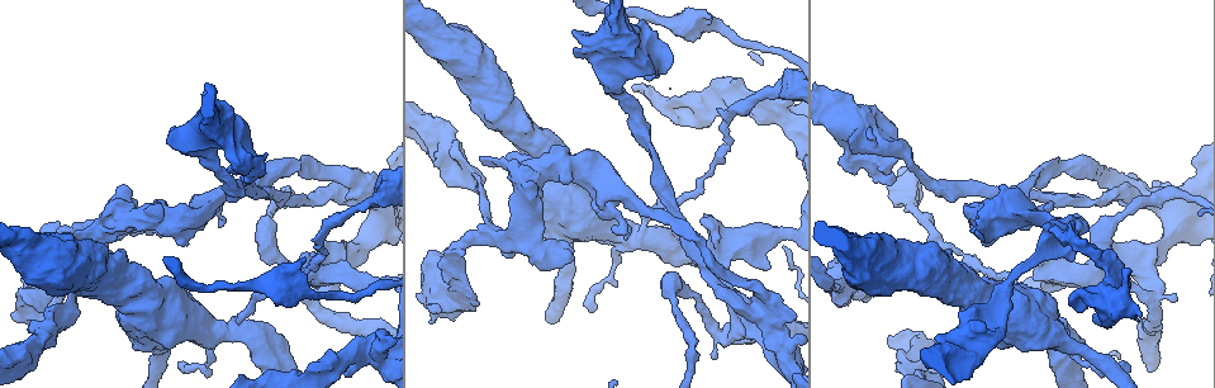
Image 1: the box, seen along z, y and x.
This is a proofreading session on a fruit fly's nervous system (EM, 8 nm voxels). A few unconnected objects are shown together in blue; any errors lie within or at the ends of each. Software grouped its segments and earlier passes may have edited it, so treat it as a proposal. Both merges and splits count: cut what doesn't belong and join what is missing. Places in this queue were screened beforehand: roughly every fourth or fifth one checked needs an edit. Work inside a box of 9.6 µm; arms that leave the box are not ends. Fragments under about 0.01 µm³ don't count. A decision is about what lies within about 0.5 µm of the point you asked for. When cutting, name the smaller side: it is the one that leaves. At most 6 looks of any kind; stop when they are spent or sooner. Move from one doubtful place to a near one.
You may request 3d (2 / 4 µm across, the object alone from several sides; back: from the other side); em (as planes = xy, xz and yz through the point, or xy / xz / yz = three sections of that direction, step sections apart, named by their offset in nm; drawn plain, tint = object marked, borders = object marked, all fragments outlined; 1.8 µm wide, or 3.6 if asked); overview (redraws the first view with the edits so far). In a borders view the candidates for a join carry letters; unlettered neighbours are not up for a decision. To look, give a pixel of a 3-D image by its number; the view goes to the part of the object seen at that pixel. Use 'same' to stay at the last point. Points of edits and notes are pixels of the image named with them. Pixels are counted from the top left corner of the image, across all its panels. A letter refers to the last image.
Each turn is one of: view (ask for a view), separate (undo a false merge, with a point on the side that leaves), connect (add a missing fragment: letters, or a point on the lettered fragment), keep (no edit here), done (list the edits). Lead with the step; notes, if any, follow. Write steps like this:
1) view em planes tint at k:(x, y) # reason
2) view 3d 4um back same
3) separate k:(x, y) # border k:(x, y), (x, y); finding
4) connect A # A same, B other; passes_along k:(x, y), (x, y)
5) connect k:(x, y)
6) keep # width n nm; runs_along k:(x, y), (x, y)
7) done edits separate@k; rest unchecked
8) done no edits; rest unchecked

view 3d 4um at 1:(305, 259) # free end

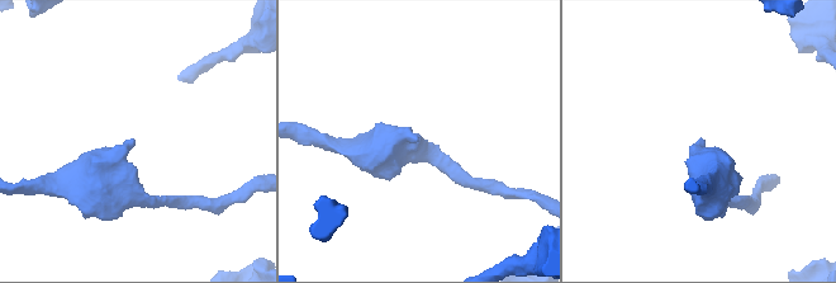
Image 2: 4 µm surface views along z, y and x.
view em 3.6um planes borders at 2:(413, 140) # need the tissue

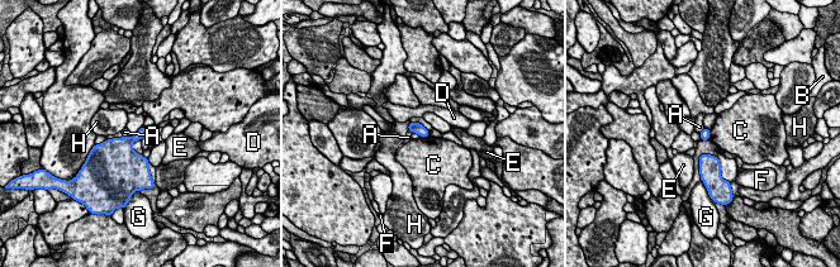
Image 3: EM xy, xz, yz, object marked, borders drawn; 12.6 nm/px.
keep # A other, B other, C other, D other, E other, F other, G other, H other; border 3:(430, 136), (421, 137); no lettered fragment goes on from it

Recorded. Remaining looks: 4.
view em xy step 8 tint at 1:(679, 213) # four-way junction

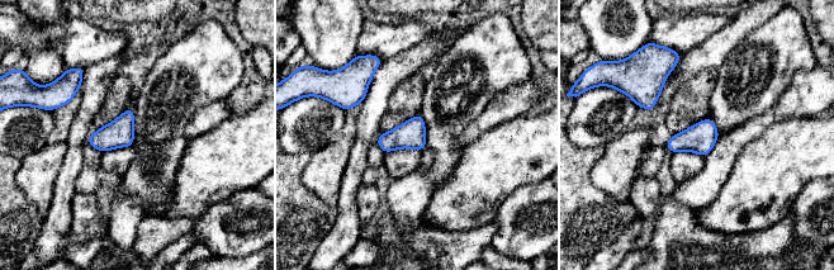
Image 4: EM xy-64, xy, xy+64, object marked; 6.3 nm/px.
view em planes tint same

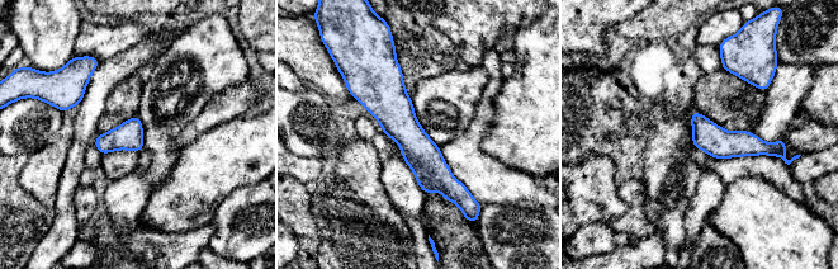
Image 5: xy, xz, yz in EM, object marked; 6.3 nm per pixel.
view em planes borders same # what lies round it

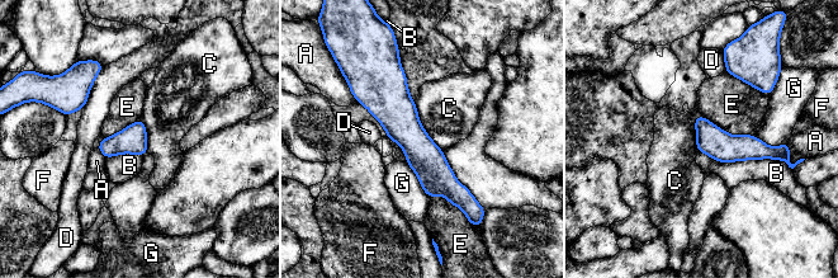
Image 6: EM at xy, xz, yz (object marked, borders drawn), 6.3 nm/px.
keep # A other, B other, C other, D other, E other, F other, G other; border 6:(413, 100), (422, 128), (443, 150); all the same neuron

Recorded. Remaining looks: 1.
view em 3.6um planes borders at 1:(236, 325) # four-way junction

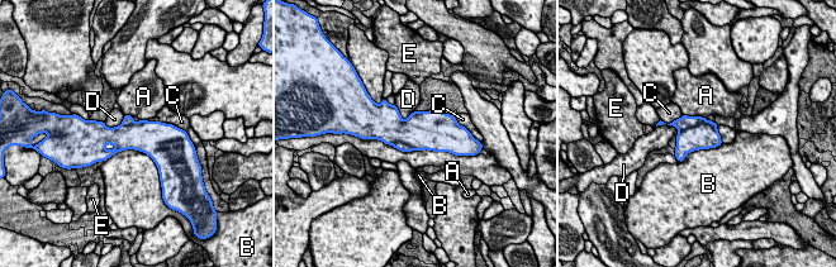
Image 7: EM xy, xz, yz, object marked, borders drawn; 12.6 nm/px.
separate 7:(685, 122) # width 380 nm; A other, B other, C other, D other, E other; border 7:(716, 129), (697, 123), (679, 132); a second neuron is stuck on

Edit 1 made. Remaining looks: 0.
done edits separate@7; rest unchecked

